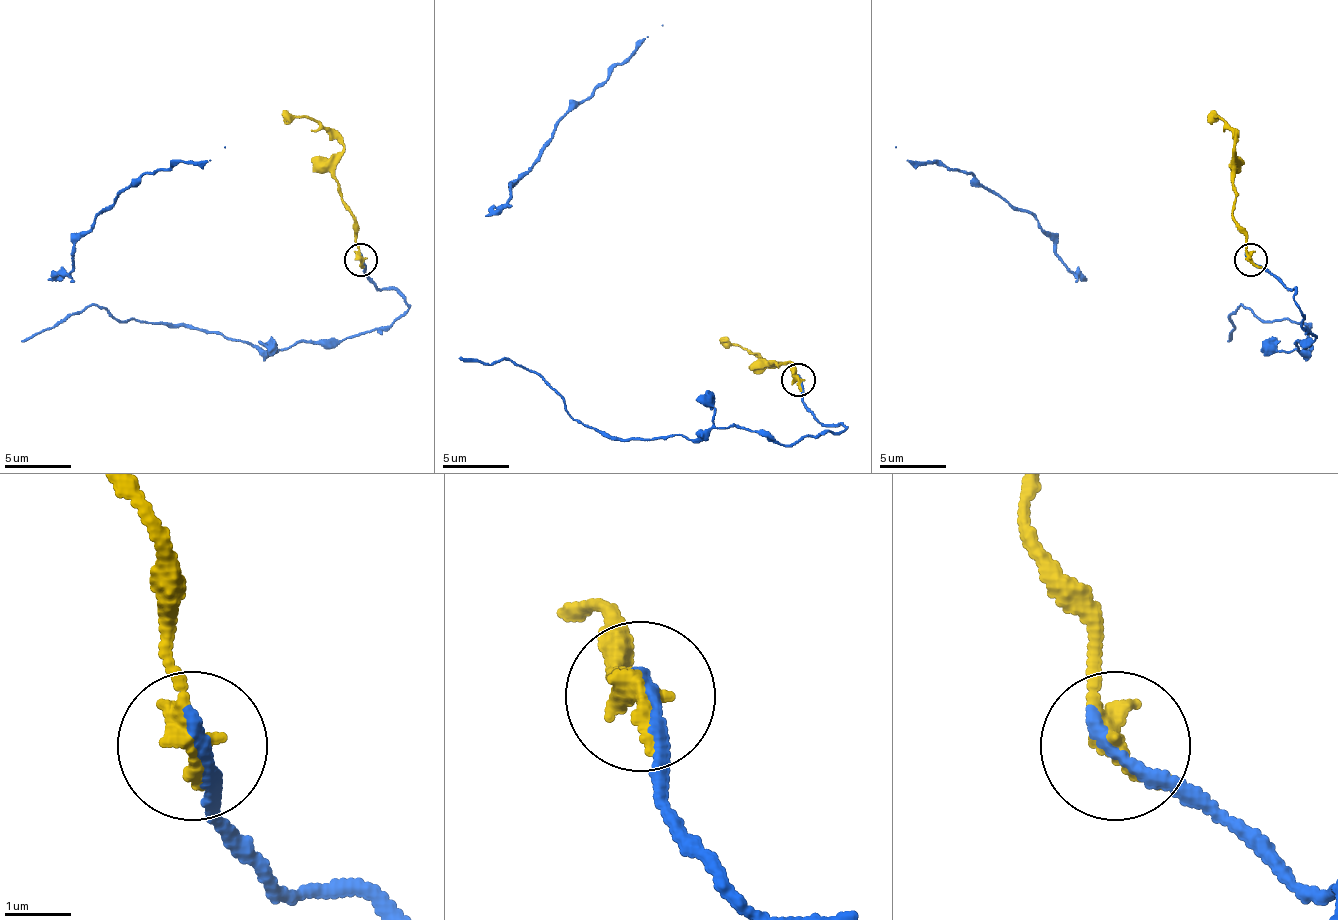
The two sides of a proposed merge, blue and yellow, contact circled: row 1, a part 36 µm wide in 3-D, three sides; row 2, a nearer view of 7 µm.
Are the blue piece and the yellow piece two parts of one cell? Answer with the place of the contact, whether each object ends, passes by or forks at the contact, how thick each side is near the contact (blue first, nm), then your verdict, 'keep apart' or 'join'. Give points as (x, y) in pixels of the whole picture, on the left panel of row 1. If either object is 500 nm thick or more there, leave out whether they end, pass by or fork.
at (361, 260); blue ends there; yellow ends there; 240 nm thick on the blue side, 360 nm on the other; join

